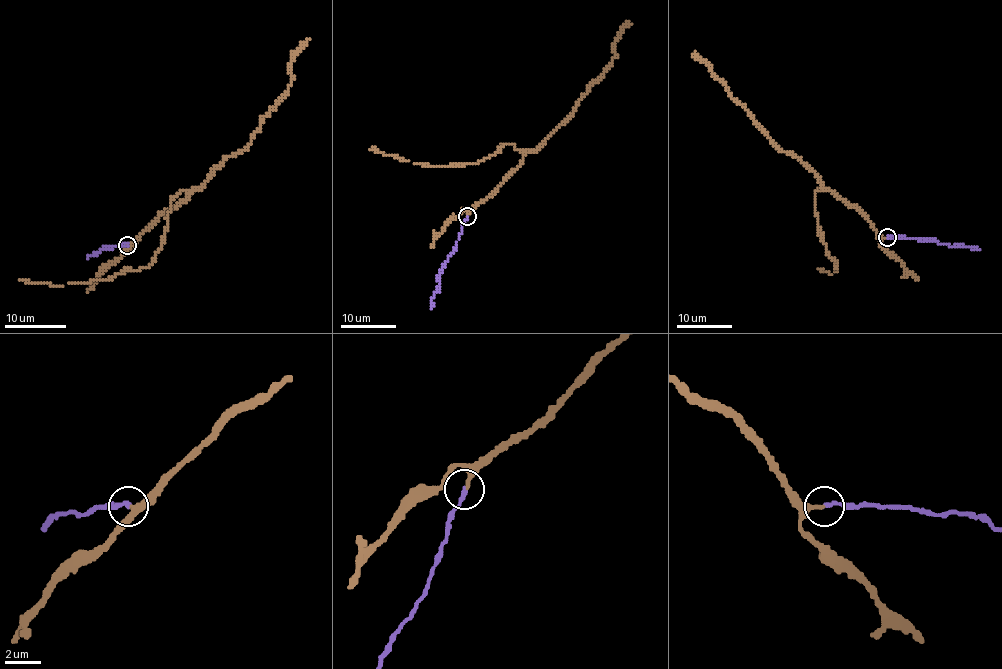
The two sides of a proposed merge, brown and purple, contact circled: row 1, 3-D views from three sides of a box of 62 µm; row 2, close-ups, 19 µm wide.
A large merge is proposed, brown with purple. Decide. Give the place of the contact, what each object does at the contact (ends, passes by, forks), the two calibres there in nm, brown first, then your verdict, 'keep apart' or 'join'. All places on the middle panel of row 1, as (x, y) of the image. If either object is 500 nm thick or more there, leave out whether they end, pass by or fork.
place (467, 216); brown ends; purple ends; calibres 260 and 260 nm; join

